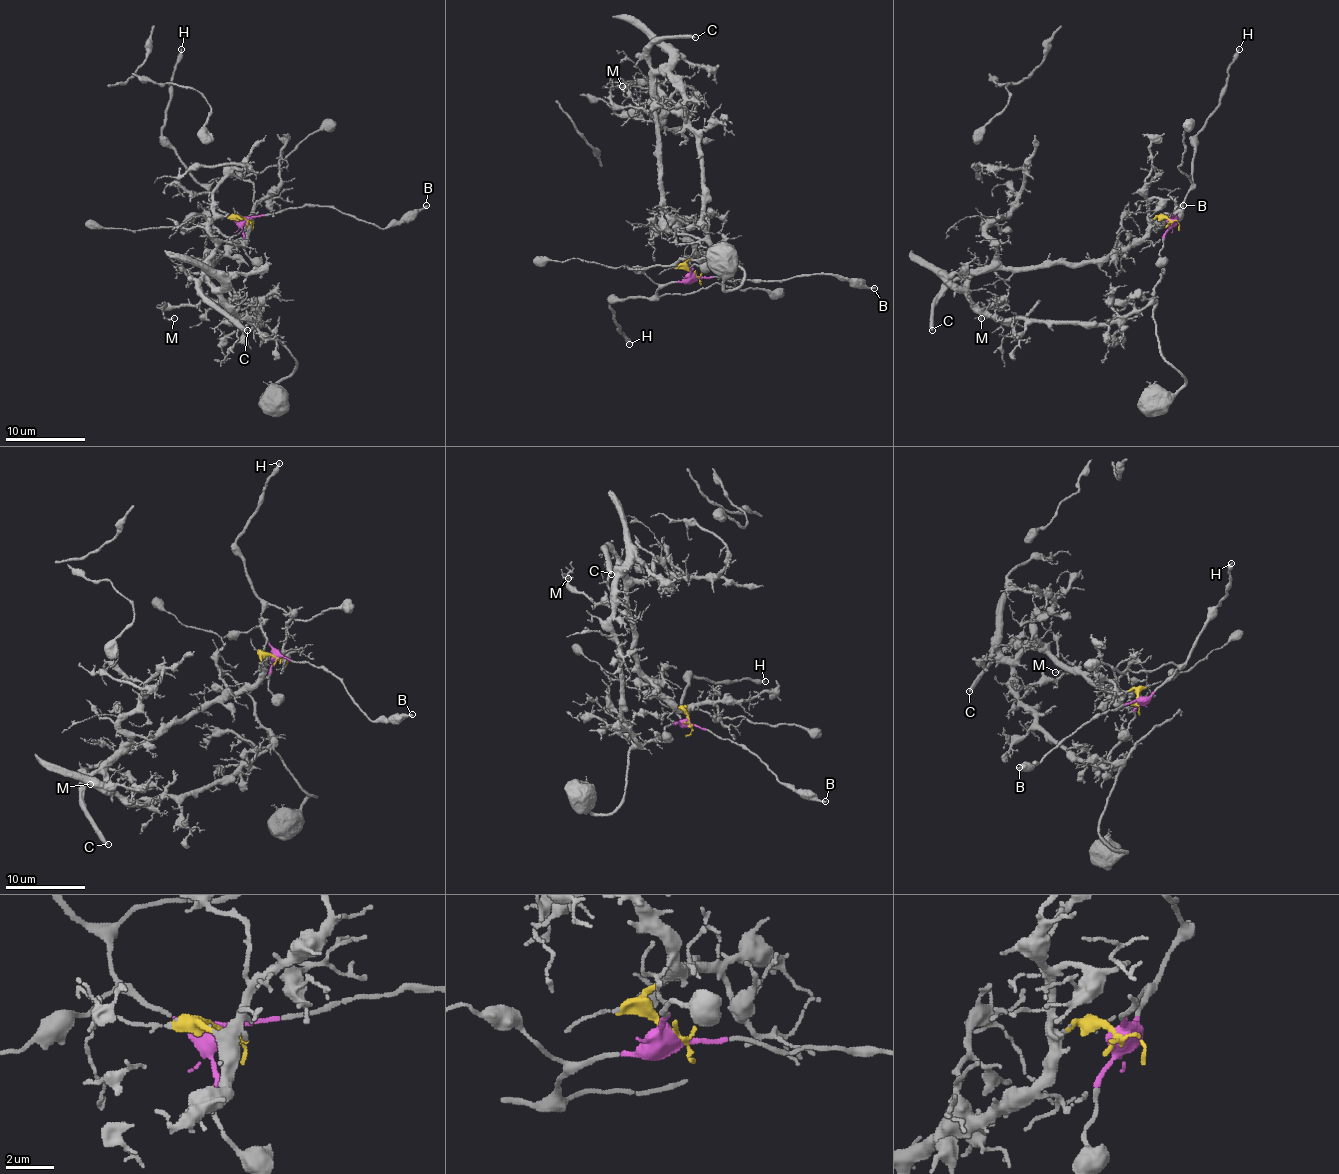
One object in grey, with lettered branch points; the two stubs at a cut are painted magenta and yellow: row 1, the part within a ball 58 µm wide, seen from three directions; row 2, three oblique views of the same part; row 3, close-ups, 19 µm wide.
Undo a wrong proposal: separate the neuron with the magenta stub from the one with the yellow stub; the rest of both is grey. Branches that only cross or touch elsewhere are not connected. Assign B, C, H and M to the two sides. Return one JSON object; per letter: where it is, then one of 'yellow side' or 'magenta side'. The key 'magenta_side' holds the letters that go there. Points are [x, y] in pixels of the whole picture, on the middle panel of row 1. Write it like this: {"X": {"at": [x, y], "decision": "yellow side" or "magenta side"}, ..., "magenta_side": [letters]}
{"B": {"at": [874, 288], "decision": "magenta side"}, "C": {"at": [695, 37], "decision": "yellow side"}, "H": {"at": [629, 344], "decision": "magenta side"}, "M": {"at": [622, 86], "decision": "yellow side"}, "magenta_side": ["B", "H"]}

